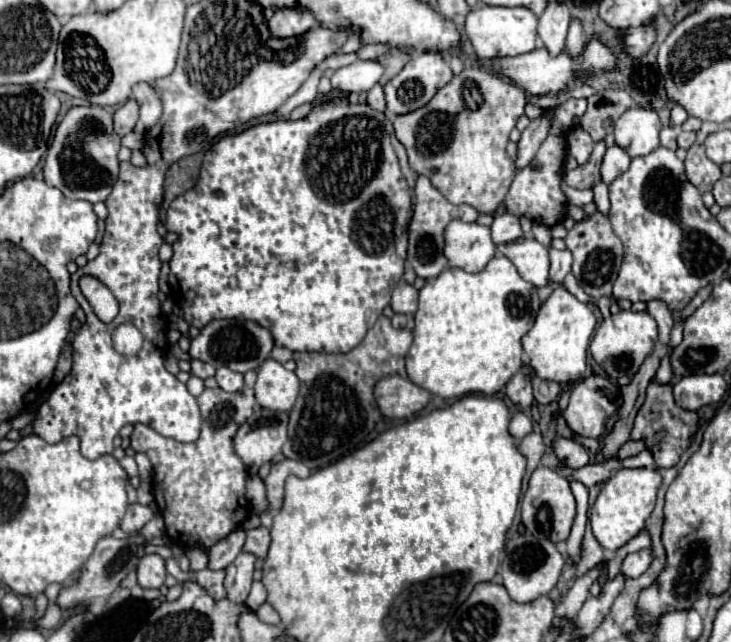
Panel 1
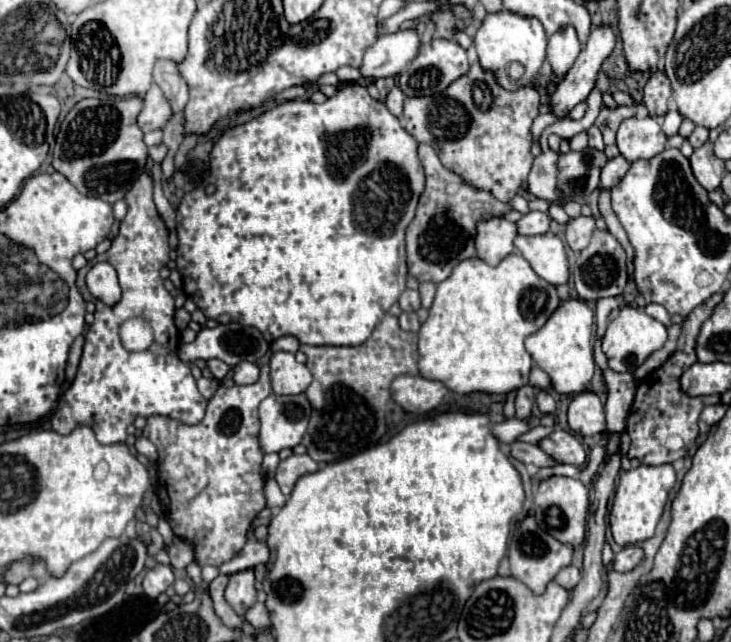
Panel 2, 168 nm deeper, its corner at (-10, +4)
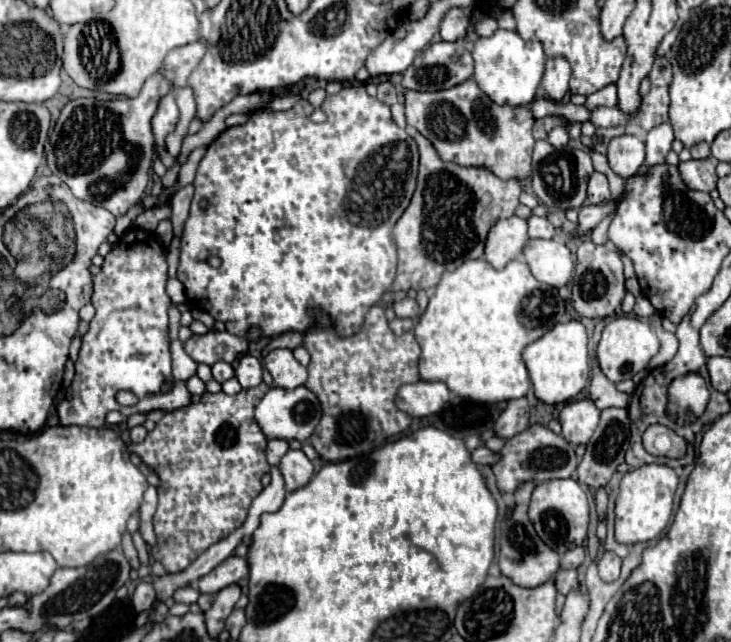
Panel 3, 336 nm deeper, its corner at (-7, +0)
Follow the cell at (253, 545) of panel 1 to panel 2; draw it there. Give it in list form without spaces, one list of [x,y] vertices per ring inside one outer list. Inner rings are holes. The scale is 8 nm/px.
[[[249,536],[247,544],[243,546],[241,554],[237,554],[233,560],[225,562],[219,566],[219,572],[221,574],[235,574],[239,570],[245,570],[245,568],[253,568],[261,562],[267,562],[269,560],[269,546],[265,540],[257,540],[255,536]]]

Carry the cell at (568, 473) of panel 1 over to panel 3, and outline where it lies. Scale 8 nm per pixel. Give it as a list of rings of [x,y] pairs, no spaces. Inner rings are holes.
[[[480,446],[480,448],[476,448],[472,452],[472,462],[476,462],[478,466],[480,464],[492,464],[496,460],[498,460],[498,454],[492,452],[492,450],[488,450],[488,448],[484,448],[484,446]]]

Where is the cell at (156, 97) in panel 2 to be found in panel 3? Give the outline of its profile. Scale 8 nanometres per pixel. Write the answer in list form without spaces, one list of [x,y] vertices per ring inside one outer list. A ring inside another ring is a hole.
[[[168,94],[166,98],[162,98],[162,102],[158,106],[158,112],[152,118],[152,130],[154,130],[158,146],[164,146],[166,136],[170,132],[174,132],[174,128],[178,124],[178,118],[180,118],[180,112],[178,112],[176,100],[174,100],[172,94]]]

